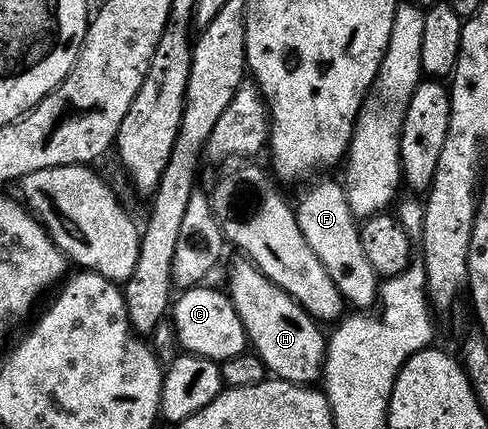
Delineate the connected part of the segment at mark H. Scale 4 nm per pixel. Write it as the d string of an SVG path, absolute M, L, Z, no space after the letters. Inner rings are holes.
M239 255L232 263L225 289L247 332L250 348L259 356L272 378L292 381L294 385L311 385L320 380L323 356L327 354L327 337L319 330L322 329L320 322L310 317L246 256Z

